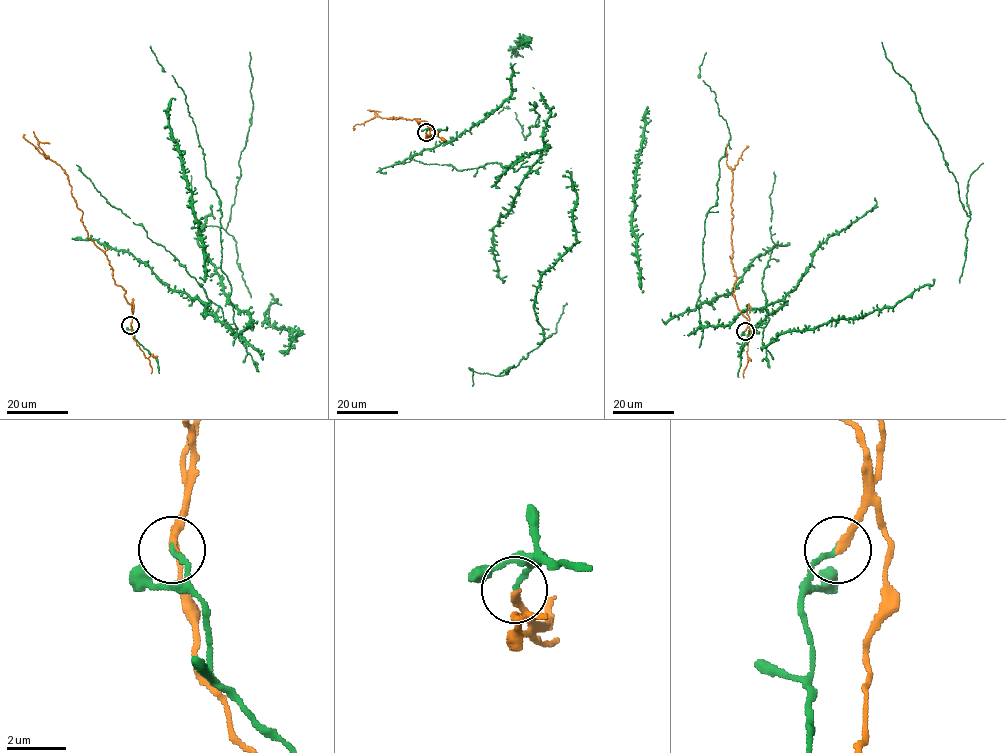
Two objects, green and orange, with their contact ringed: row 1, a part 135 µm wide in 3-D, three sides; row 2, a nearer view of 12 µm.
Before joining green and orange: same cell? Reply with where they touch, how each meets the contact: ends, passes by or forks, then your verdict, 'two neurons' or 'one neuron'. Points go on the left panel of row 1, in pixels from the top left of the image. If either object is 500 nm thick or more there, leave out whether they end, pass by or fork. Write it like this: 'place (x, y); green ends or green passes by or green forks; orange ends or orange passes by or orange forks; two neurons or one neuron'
place (130, 325); green ends; orange ends; two neurons

